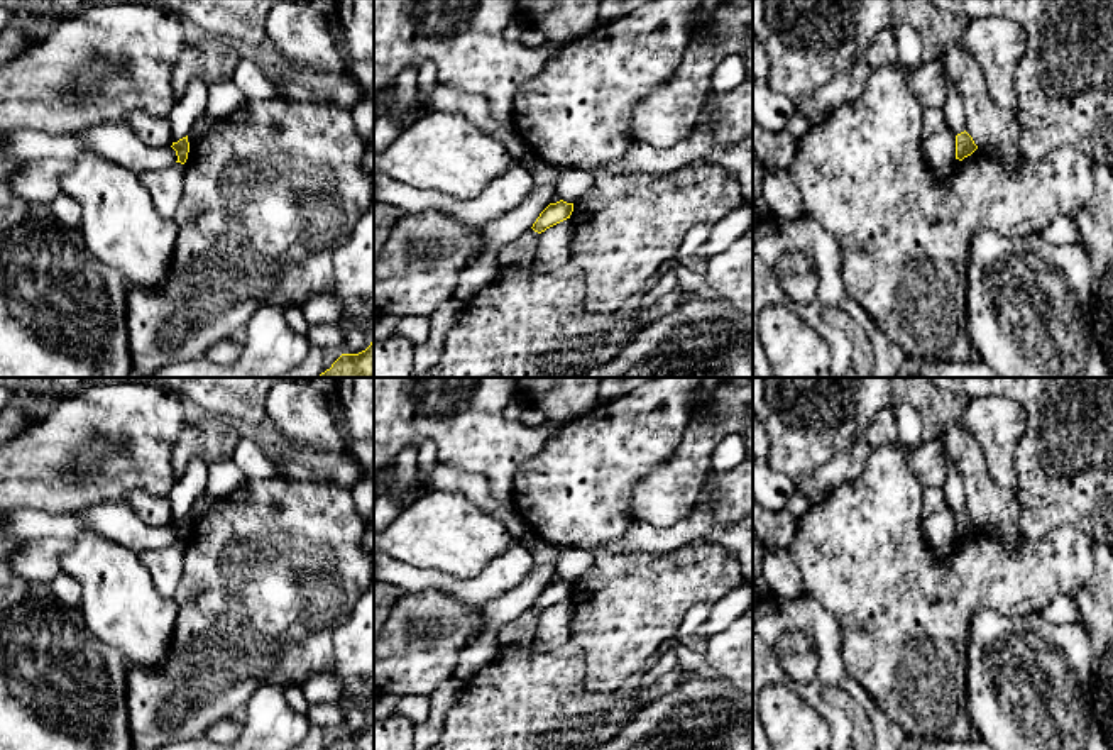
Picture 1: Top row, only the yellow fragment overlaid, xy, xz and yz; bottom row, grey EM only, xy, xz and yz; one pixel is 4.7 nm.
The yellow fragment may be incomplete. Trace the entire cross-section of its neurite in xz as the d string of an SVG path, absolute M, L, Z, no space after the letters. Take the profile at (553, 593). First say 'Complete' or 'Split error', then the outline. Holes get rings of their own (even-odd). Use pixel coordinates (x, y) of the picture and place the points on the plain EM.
Complete. M563 579L556 581L556 582L550 582L536 598L536 601L533 603L533 609L541 613L546 608L570 598L573 591L573 582L567 582Z

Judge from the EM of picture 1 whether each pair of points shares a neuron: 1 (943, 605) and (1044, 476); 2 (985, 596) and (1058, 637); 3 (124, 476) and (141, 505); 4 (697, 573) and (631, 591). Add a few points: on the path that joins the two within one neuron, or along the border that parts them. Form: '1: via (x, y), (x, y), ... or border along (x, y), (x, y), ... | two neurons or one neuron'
1: via (981, 574), (998, 574), (1044, 529), (1044, 515) | one neuron
2: border along (983, 608), (1008, 617), (1037, 615) | two neurons
3: border along (129, 493), (146, 490), (166, 496) | two neurons
4: via (680, 579), (658, 591), (648, 591) | one neuron

